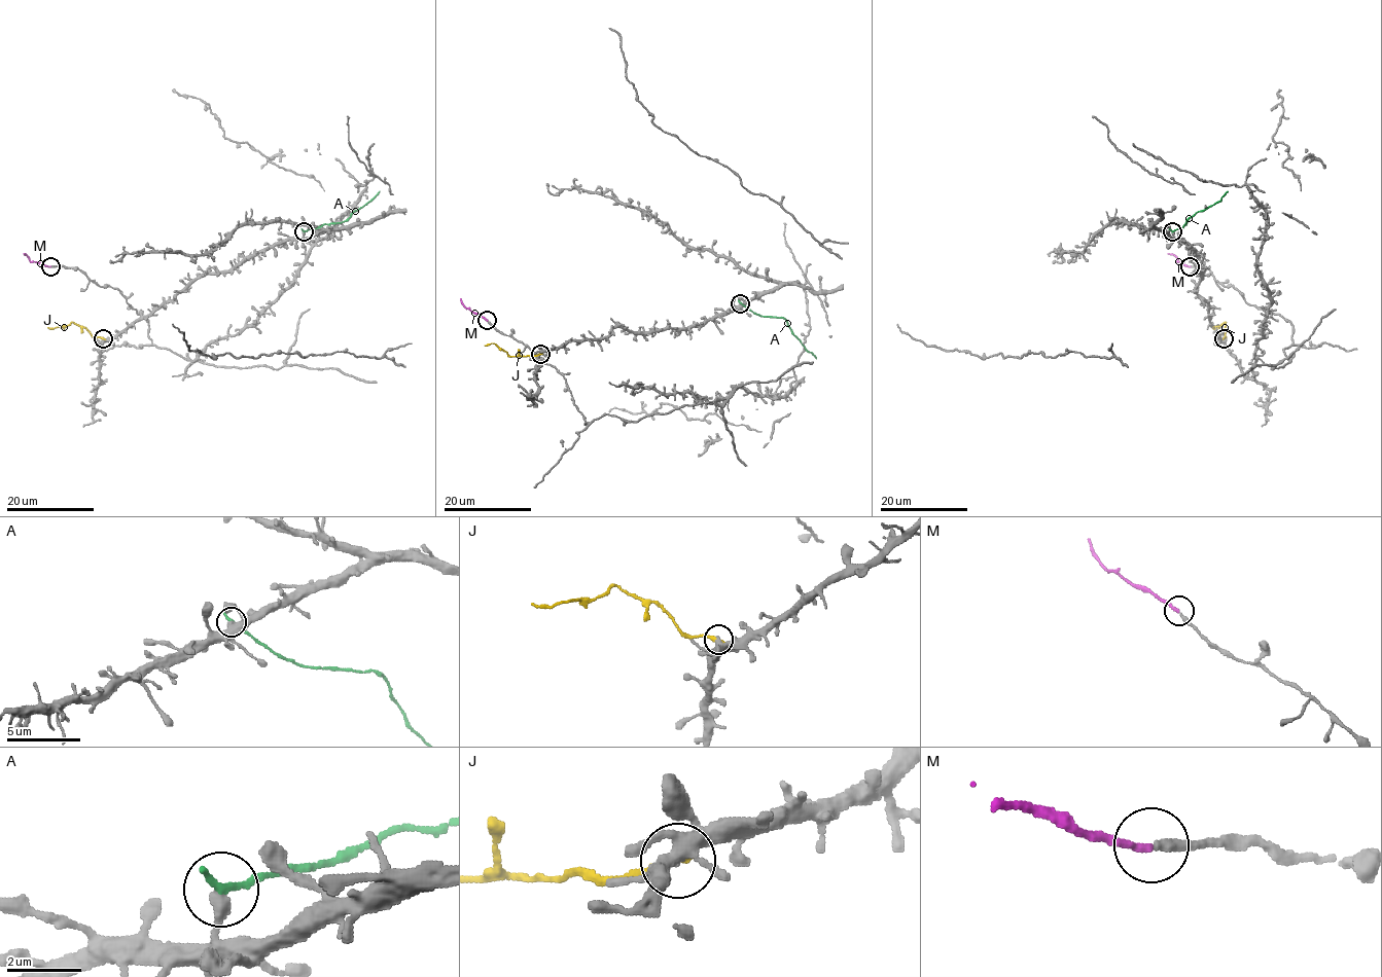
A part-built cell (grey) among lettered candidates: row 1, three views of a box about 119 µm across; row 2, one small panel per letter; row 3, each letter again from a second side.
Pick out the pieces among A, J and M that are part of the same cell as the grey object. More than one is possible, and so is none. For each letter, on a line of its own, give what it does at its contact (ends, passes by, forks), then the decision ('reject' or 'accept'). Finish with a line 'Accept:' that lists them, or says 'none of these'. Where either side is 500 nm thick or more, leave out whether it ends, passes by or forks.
A: it ends | reject
J: it ends | reject
M: it ends | accept
Accept: M

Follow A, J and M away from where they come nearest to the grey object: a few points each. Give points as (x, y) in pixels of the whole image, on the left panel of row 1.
A: (304, 231), (346, 220), (379, 190)
J: (103, 337), (94, 336), (83, 327), (72, 322), (47, 327)
M: (50, 266), (31, 261), (23, 253)

